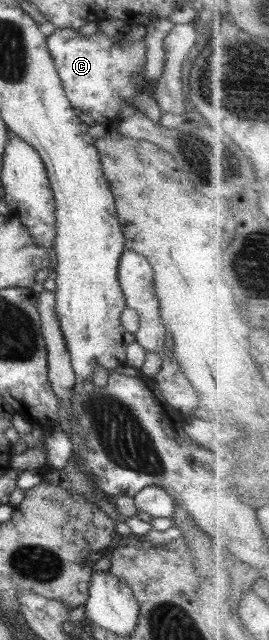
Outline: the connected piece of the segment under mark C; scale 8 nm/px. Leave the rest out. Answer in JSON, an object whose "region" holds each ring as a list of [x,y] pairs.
{"region":[[[67,28],[56,29],[46,41],[77,117],[89,126],[119,119],[123,103],[132,103],[135,99],[135,73],[145,73],[145,40],[127,40],[127,34],[121,31],[113,36],[100,30],[89,36],[80,36],[78,30]]]}

